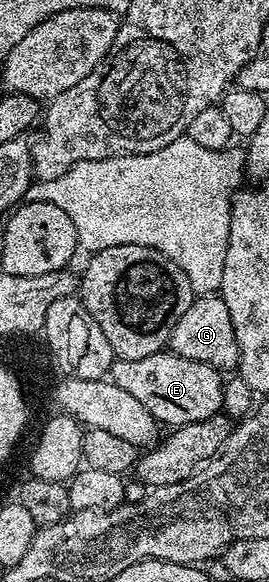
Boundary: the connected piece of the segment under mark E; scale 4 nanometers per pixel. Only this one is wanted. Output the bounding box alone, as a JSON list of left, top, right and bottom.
[108,351,224,427]

